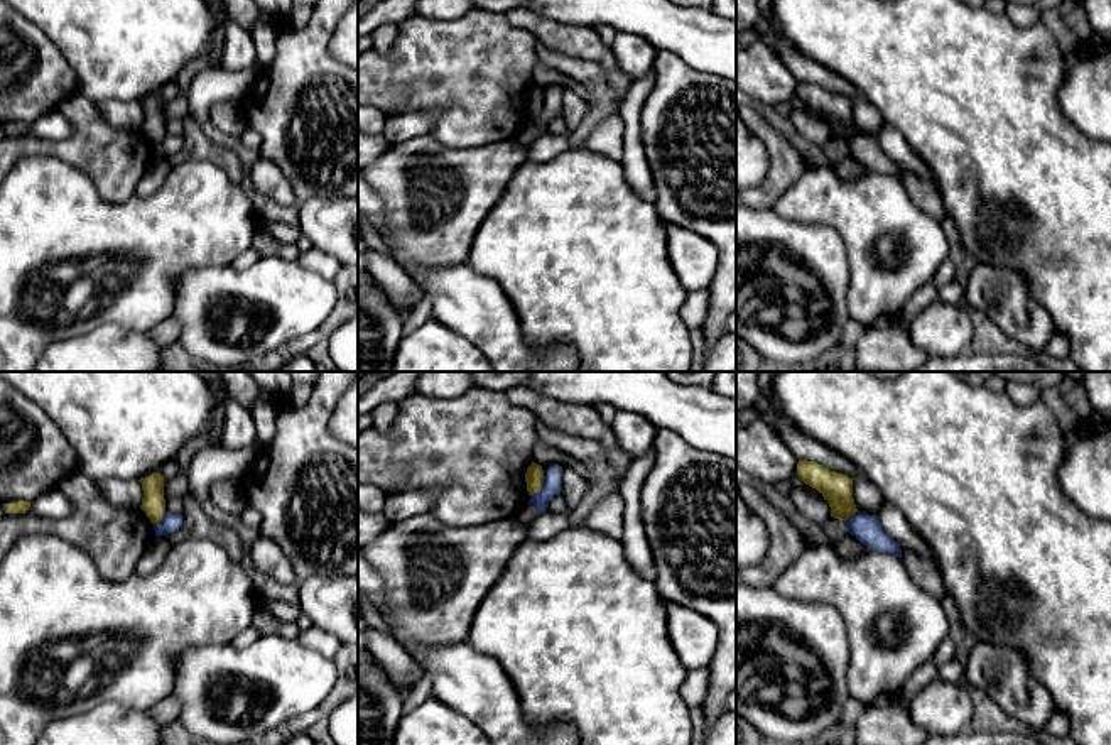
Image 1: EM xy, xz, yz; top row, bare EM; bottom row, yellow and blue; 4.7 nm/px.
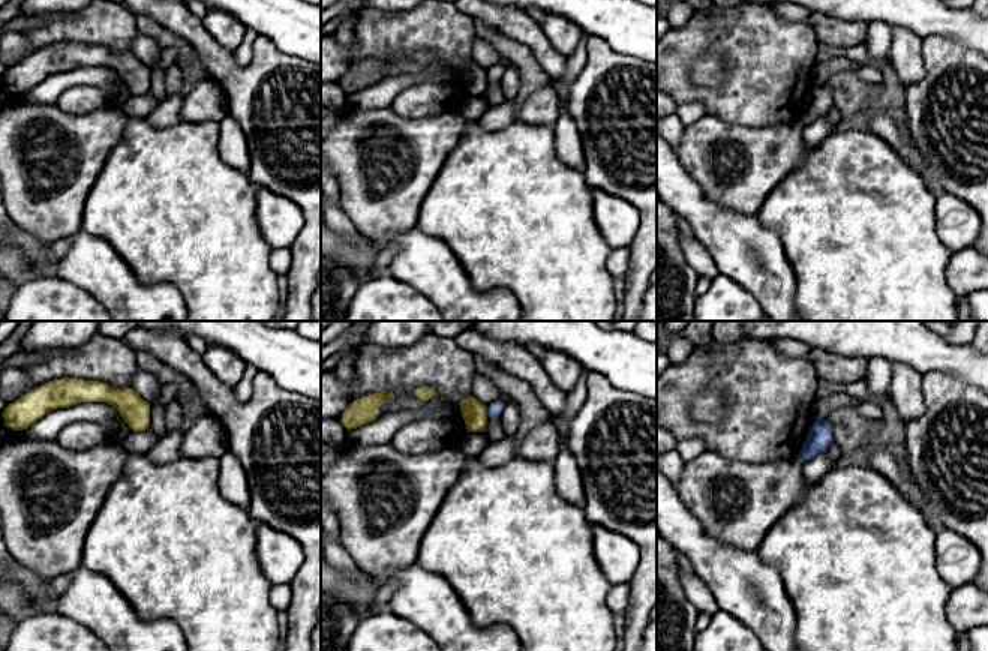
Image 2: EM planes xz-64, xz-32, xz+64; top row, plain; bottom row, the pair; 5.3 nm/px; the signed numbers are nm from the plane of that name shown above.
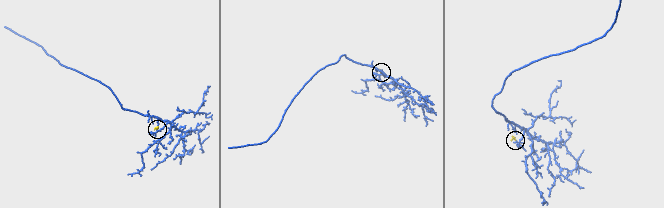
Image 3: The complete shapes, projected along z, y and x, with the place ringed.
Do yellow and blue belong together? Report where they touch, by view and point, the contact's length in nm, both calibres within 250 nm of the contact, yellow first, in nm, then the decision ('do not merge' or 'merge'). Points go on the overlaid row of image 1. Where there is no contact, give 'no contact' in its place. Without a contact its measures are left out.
xz (541, 487) | 120 nm | 90/90 nm | do not merge

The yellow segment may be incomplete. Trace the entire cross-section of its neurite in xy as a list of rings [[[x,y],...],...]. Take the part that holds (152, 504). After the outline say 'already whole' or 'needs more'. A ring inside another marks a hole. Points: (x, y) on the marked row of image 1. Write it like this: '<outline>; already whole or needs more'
[[[152,473],[138,481],[142,483],[144,490],[140,508],[152,524],[157,524],[165,515],[164,476],[160,473]]]; already whole

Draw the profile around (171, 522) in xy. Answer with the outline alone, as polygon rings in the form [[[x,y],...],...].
[[[165,512],[165,515],[162,517],[162,520],[157,522],[157,524],[154,524],[154,530],[155,530],[155,536],[165,536],[165,537],[169,537],[181,525],[182,525],[182,515]]]

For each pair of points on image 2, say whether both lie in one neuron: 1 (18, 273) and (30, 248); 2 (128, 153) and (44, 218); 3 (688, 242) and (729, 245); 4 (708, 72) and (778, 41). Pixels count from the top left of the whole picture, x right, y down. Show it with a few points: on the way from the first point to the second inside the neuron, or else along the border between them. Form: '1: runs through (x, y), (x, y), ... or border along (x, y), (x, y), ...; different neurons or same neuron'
1: runs through (20, 267), (24, 254); same neuron
2: border along (114, 146), (87, 197), (84, 210); different neurons
3: border along (693, 236), (711, 255), (718, 273); different neurons
4: border along (696, 57), (723, 54), (730, 62), (724, 81); different neurons

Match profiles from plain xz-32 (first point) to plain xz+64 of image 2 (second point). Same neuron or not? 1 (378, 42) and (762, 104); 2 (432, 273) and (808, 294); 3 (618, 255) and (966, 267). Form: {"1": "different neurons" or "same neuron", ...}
{"1": "same neuron", "2": "different neurons", "3": "same neuron"}

